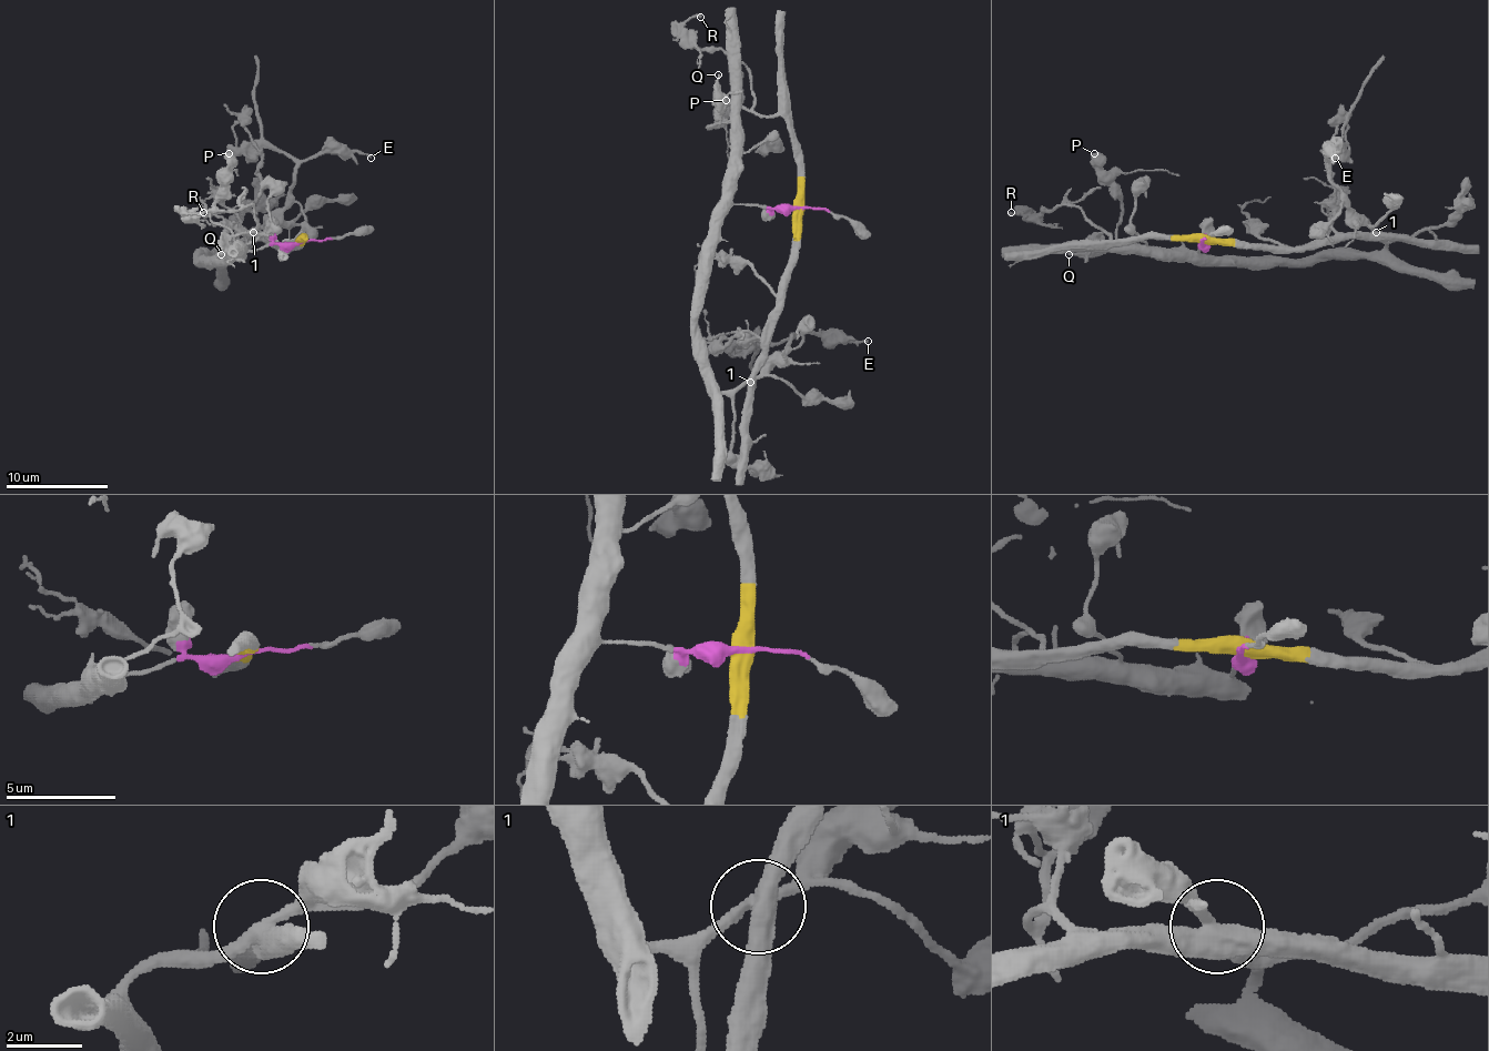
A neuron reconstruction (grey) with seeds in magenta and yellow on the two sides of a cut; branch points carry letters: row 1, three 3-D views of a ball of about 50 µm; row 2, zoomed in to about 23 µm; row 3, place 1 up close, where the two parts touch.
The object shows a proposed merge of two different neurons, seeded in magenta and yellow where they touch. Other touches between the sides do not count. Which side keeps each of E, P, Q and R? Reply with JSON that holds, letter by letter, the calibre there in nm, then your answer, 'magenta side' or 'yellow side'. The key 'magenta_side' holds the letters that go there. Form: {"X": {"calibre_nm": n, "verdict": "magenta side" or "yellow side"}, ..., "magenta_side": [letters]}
{"E": {"calibre_nm": 150, "verdict": "magenta side"}, "P": {"calibre_nm": 650, "verdict": "magenta side"}, "Q": {"calibre_nm": 180, "verdict": "yellow side"}, "R": {"calibre_nm": 180, "verdict": "yellow side"}, "magenta_side": ["E", "P"]}

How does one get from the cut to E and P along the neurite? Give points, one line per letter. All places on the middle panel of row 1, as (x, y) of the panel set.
E: (798, 209), (735, 203), (725, 216), (696, 317), (701, 376), (717, 392), (737, 392), (793, 335), (867, 341)
P: (798, 209), (768, 209), (732, 201), (729, 122), (707, 127), (717, 122), (727, 99)

